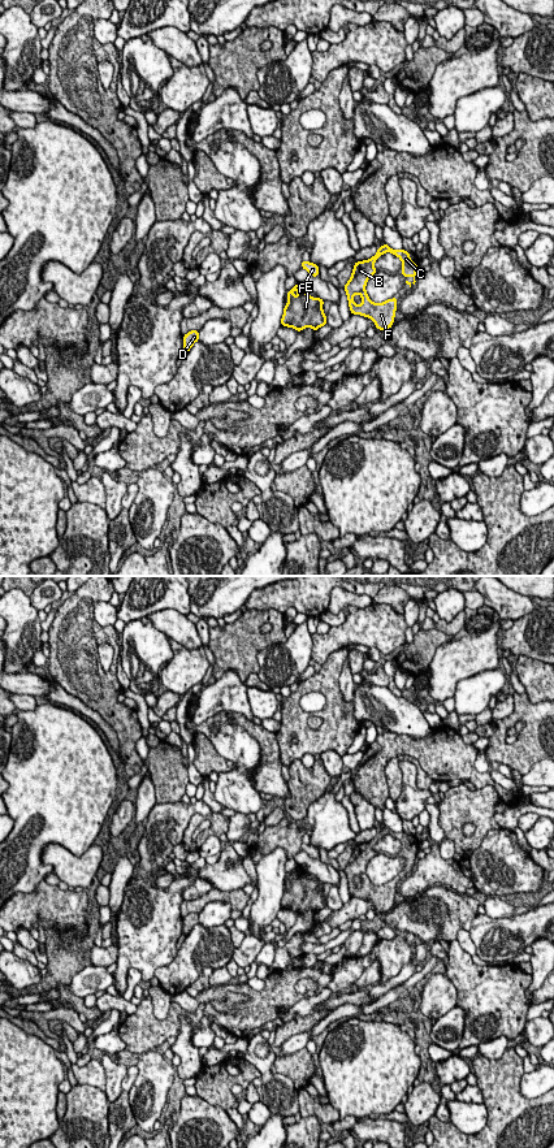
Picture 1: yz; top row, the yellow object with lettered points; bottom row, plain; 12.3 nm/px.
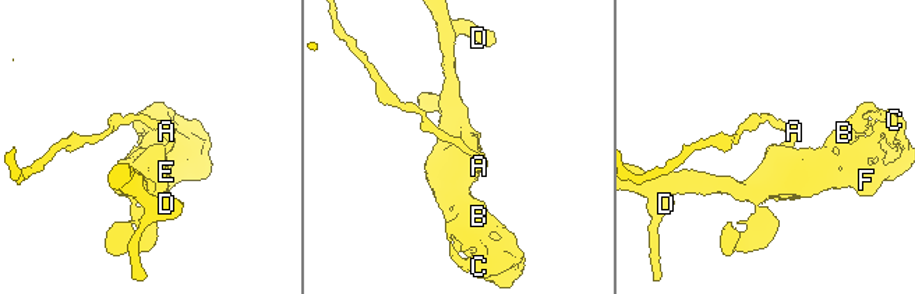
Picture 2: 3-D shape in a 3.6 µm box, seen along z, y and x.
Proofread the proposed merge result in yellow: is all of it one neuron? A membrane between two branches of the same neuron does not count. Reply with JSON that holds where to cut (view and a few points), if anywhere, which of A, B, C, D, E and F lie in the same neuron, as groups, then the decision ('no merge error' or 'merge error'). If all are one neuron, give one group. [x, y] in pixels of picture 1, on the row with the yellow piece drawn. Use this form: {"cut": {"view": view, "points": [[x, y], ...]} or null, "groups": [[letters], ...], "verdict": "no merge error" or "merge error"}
{"cut": {"view": "yz", "points": [[301, 285], [303, 287]]}, "groups": [["A"], ["B", "C", "D", "E", "F"]], "verdict": "merge error"}

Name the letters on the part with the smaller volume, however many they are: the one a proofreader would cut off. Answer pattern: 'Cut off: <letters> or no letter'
Cut off: A

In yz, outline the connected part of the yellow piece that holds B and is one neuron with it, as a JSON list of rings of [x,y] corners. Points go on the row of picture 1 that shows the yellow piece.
[[[386,243],[384,246],[381,246],[376,255],[372,256],[368,260],[363,260],[363,261],[356,261],[351,273],[350,280],[347,281],[347,283],[345,285],[345,291],[347,295],[347,300],[349,300],[349,307],[350,307],[350,312],[354,315],[360,315],[364,317],[369,317],[377,329],[380,330],[386,330],[390,329],[393,322],[394,322],[394,317],[395,317],[395,311],[397,311],[397,300],[398,298],[393,298],[393,299],[388,299],[382,303],[375,303],[369,299],[365,286],[367,286],[367,281],[377,272],[377,269],[373,267],[373,264],[377,261],[377,259],[386,254],[386,252],[391,252],[393,255],[395,255],[397,257],[401,259],[402,261],[402,274],[407,278],[407,277],[414,277],[414,285],[415,285],[415,277],[416,277],[416,269],[419,265],[416,265],[411,259],[410,259],[410,254],[406,250],[393,250],[390,248]]]

